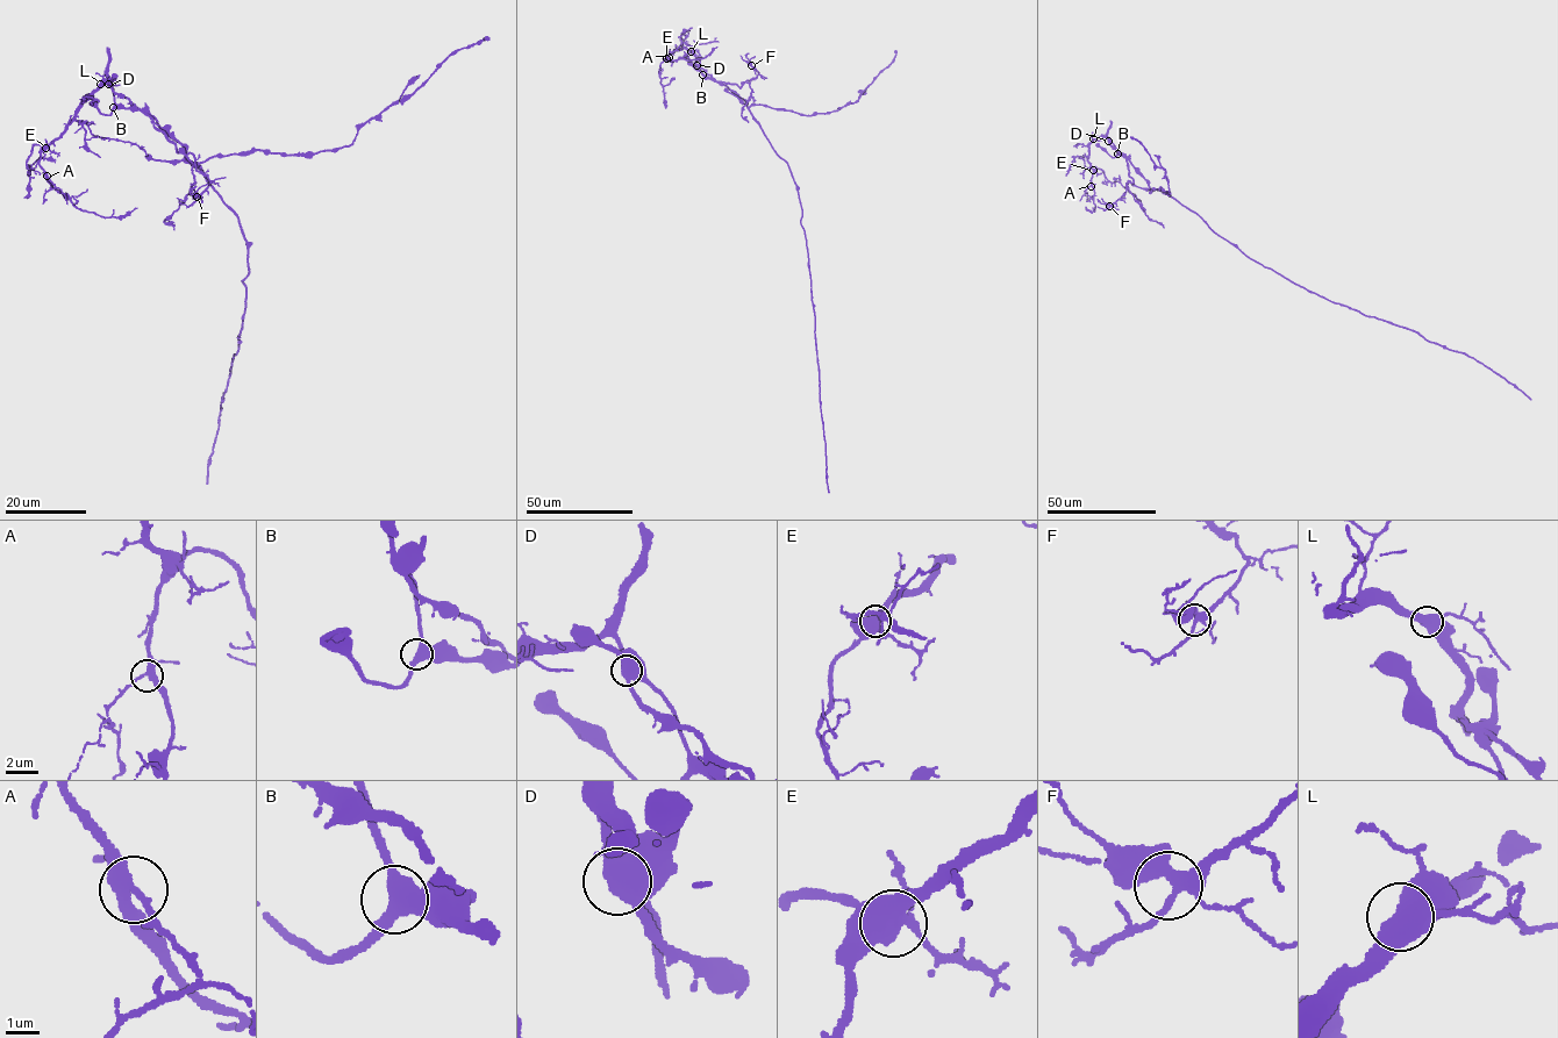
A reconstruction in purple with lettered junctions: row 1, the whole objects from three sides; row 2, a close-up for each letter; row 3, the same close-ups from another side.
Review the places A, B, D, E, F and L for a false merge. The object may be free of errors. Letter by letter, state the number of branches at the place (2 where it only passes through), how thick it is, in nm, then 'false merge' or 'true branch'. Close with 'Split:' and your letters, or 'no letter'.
A: branches 4; calibre 340 nm; true branch
B: branches 3; calibre 420 nm; true branch
D: branches 4; calibre 500 nm; false merge
E: branches 4; calibre 480 nm; true branch
F: branches 4; calibre 380 nm; true branch
L: branches 3; calibre 500 nm; true branch
Split: D

